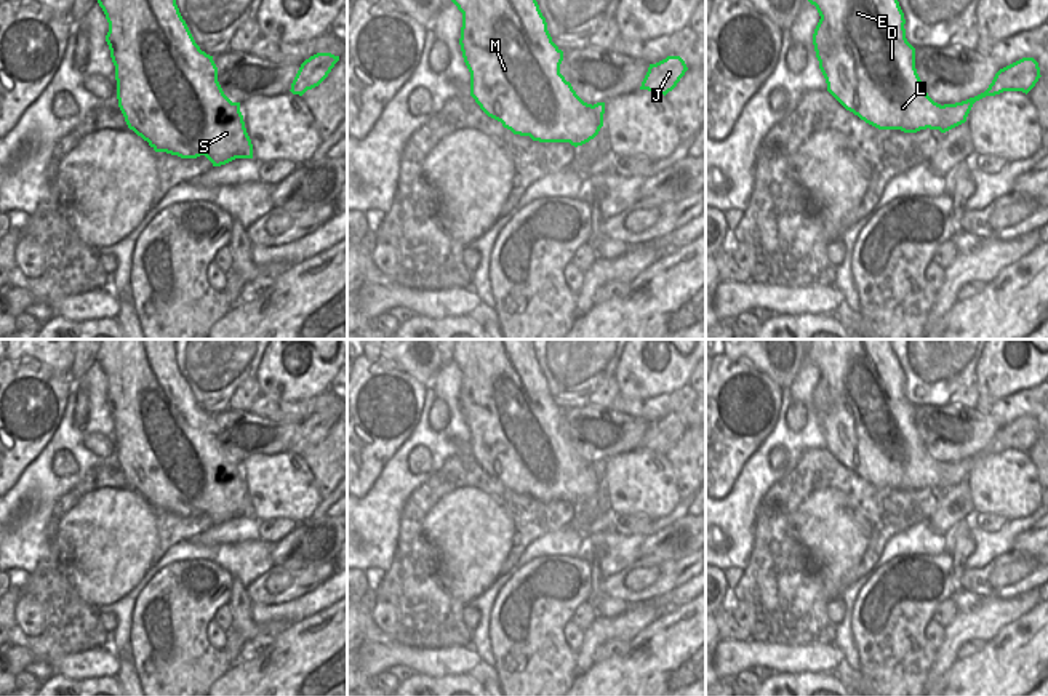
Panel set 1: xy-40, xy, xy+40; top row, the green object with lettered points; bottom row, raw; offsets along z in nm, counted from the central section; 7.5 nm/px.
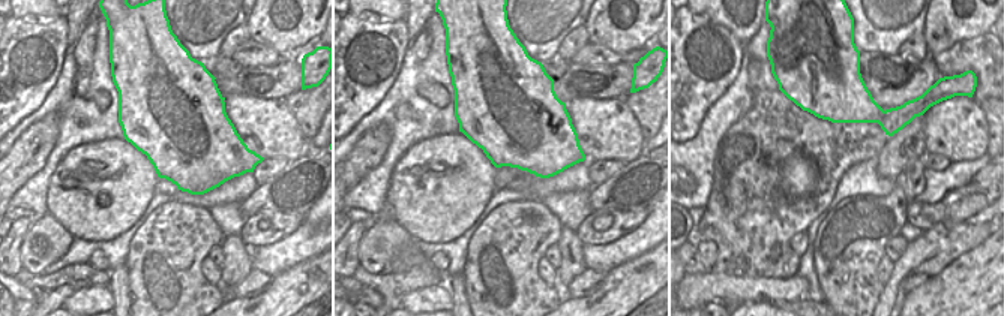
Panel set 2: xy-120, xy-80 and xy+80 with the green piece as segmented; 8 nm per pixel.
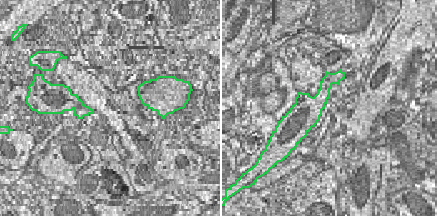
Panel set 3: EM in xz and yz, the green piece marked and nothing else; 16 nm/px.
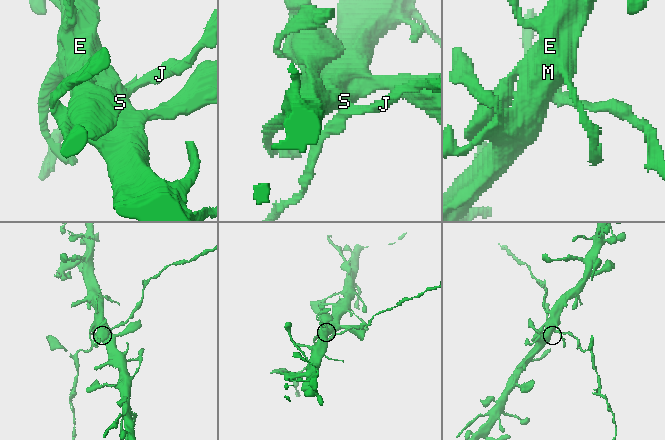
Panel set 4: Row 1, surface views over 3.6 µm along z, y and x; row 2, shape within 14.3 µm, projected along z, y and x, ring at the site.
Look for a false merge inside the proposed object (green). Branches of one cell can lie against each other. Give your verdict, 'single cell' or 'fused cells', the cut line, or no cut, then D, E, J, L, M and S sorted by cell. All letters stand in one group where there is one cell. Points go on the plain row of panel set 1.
fused cells | xy+40 (943, 464), (940, 488) | D E L M S / J

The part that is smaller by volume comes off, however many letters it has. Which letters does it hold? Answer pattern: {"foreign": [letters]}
{"foreign": ["J"]}

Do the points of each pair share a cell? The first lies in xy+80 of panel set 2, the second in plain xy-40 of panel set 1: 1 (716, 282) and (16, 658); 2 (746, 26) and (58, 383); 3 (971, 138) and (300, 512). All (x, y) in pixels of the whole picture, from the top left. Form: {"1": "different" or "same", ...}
{"1": "same", "2": "different", "3": "same"}

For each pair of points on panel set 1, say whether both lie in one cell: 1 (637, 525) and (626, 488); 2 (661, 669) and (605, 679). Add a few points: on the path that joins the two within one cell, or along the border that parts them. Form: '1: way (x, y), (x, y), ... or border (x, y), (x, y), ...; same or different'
1: border (620, 516), (637, 514), (647, 516), (652, 520); different
2: way (647, 679), (620, 679); same

